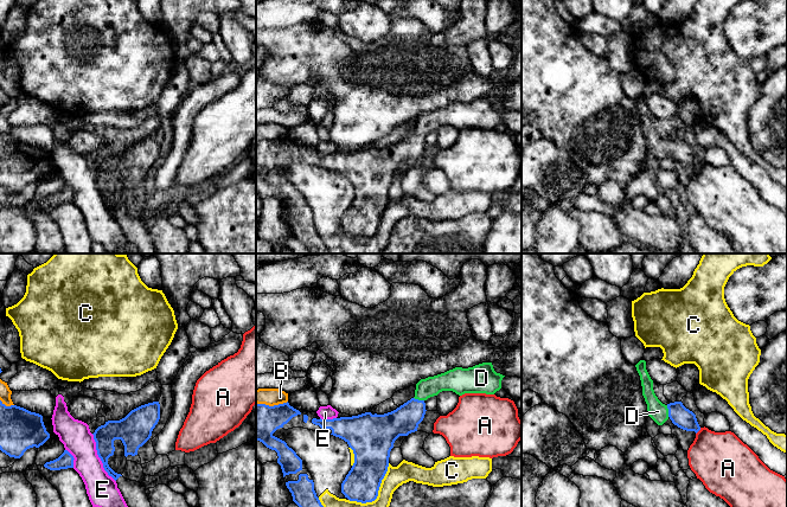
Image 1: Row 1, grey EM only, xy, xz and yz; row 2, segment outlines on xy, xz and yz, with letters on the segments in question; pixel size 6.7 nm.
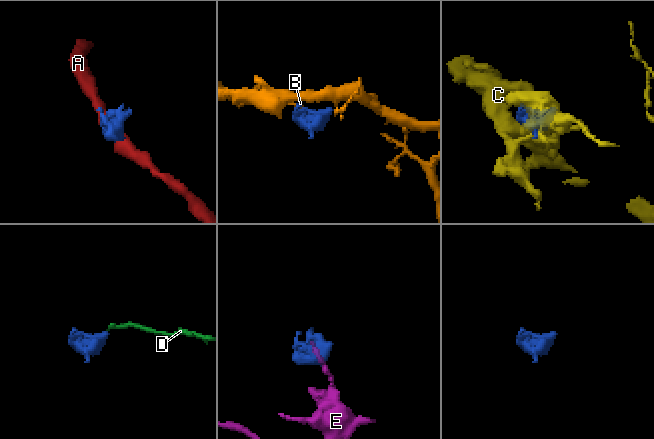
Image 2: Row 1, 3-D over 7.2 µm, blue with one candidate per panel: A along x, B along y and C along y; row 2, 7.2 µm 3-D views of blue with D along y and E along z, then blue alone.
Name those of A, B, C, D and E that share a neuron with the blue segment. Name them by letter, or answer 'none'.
D

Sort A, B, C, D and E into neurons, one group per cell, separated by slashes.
A / B / C / D / E

